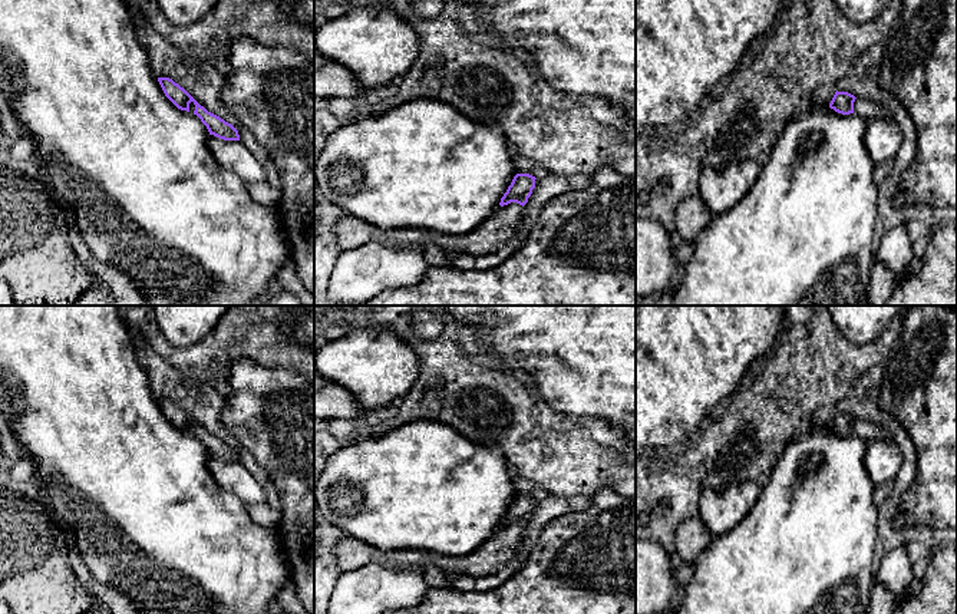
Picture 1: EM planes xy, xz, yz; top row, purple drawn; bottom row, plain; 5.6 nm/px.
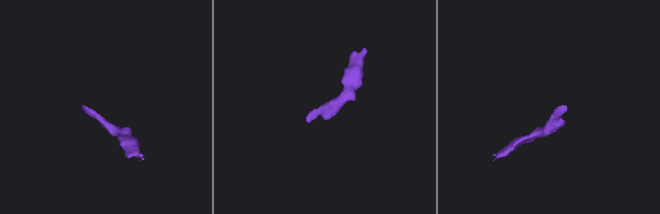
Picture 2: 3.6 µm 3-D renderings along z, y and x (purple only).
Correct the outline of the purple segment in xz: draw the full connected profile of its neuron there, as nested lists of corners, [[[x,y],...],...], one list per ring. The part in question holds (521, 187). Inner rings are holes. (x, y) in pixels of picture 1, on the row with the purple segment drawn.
[[[517,174],[506,192],[501,198],[501,207],[479,227],[463,235],[443,235],[438,232],[430,232],[423,228],[380,228],[367,224],[360,218],[344,215],[333,225],[336,231],[336,240],[343,251],[360,248],[370,242],[377,242],[385,247],[397,250],[422,248],[425,242],[433,242],[440,250],[455,251],[459,254],[471,254],[476,258],[499,250],[515,234],[517,228],[522,224],[525,212],[524,205],[528,202],[528,198],[531,197],[532,189],[535,188],[535,179],[537,178],[529,174]]]

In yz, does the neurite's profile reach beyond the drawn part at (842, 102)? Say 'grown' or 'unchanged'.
grown

